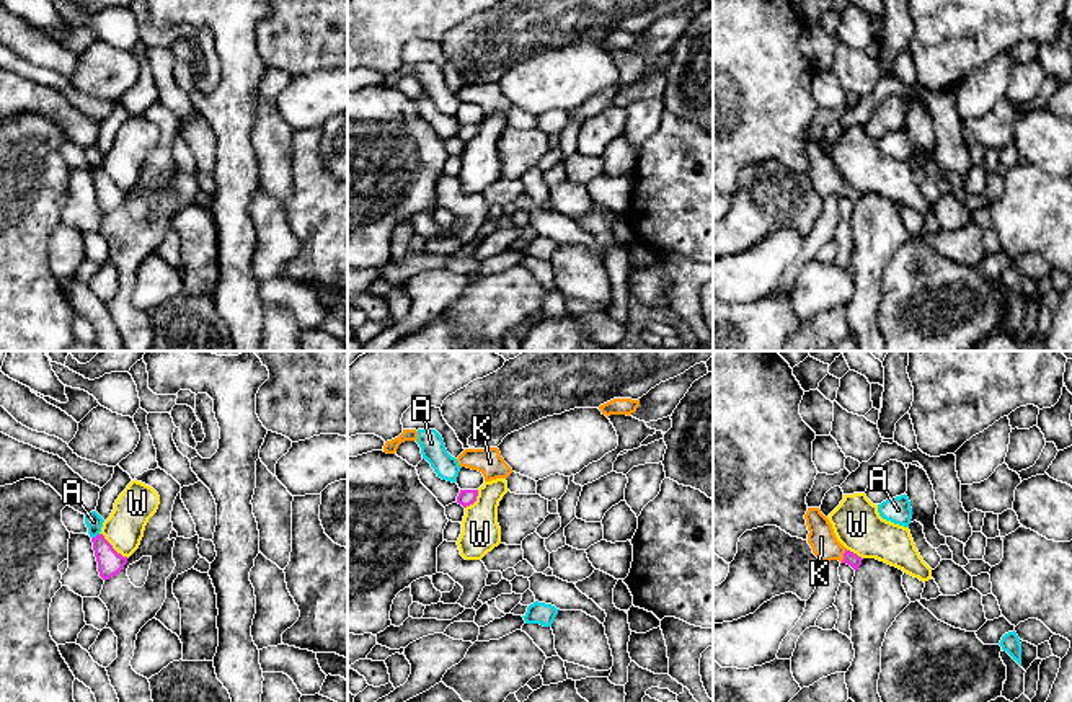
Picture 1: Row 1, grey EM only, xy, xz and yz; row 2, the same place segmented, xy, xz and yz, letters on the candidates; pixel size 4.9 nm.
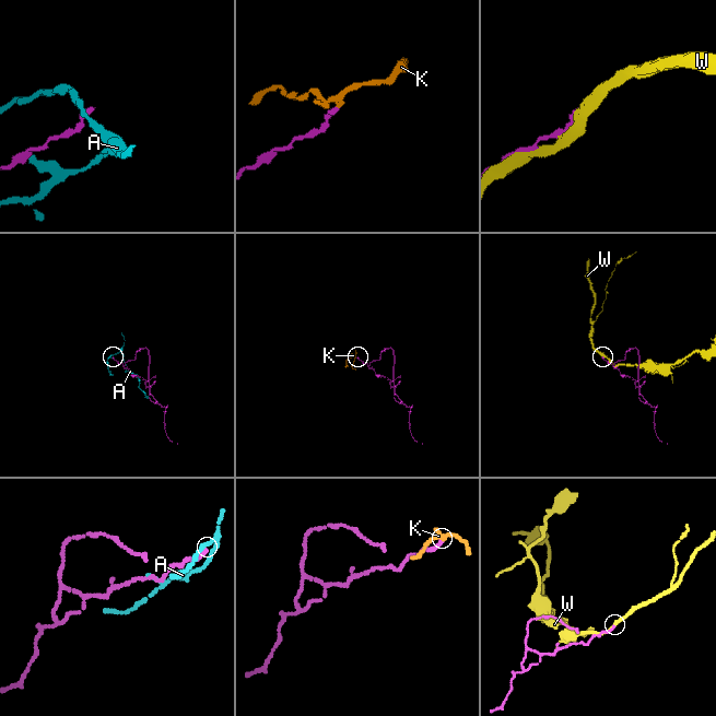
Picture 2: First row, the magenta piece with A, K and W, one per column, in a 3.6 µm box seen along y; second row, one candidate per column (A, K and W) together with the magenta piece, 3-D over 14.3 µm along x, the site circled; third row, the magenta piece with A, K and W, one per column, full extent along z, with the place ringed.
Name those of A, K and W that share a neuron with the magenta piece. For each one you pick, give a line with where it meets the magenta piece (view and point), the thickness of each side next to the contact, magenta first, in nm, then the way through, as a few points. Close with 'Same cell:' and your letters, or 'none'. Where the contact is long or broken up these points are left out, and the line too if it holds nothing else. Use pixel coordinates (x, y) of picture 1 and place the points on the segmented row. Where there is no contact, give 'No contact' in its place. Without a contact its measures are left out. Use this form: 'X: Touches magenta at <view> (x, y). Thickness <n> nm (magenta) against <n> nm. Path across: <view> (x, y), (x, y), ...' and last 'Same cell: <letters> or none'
K: Touches magenta at yz (844, 555). Thickness 70 nm (magenta) against 140 nm. Path across: yz (854, 560), (844, 555), (821, 537)
Same cell: K

